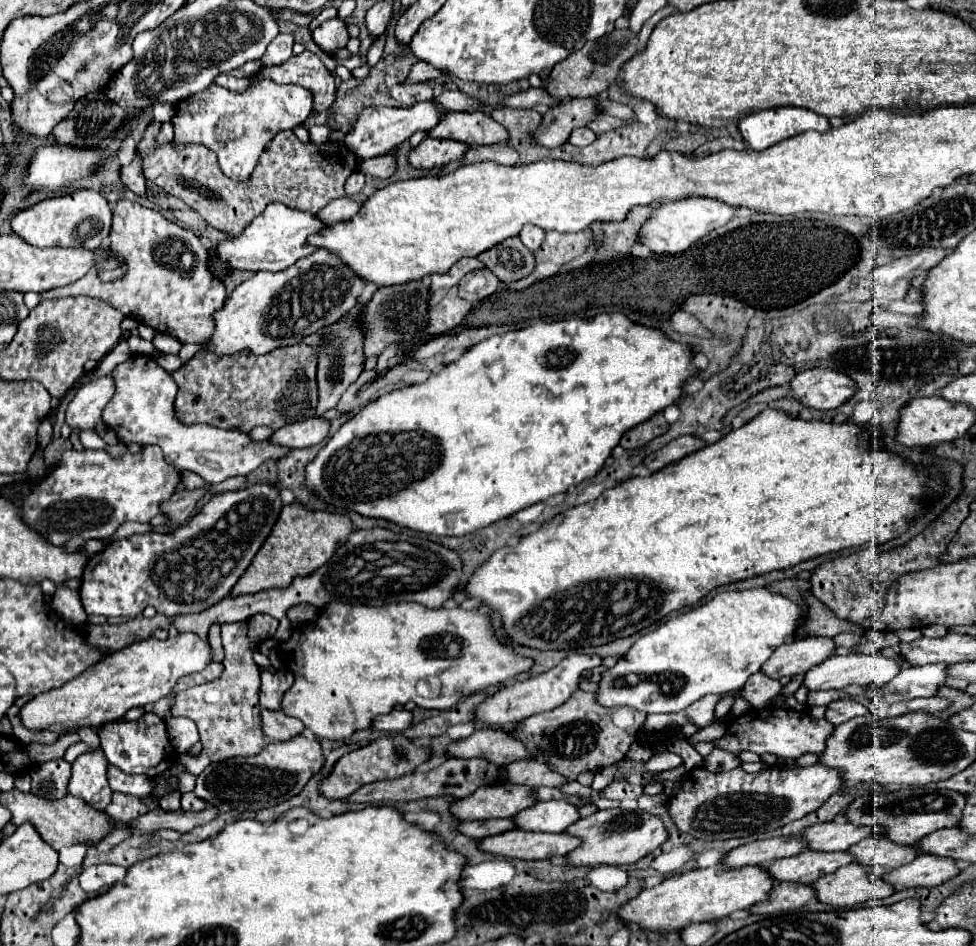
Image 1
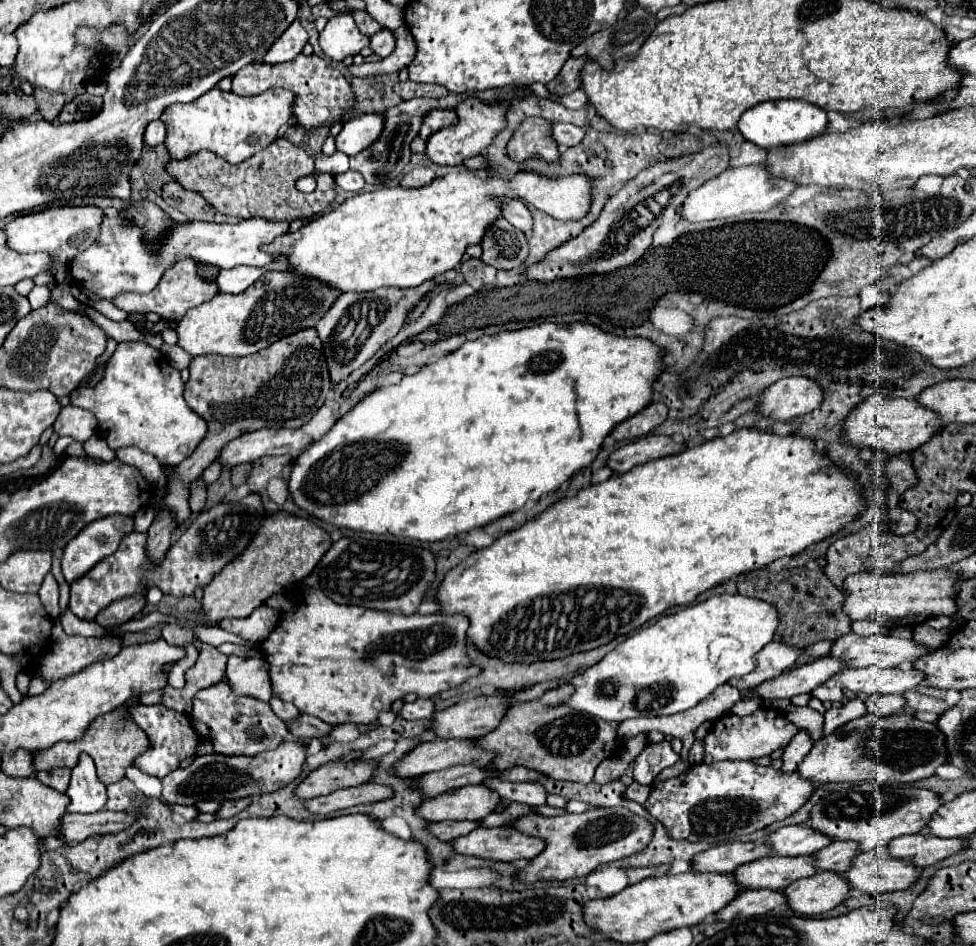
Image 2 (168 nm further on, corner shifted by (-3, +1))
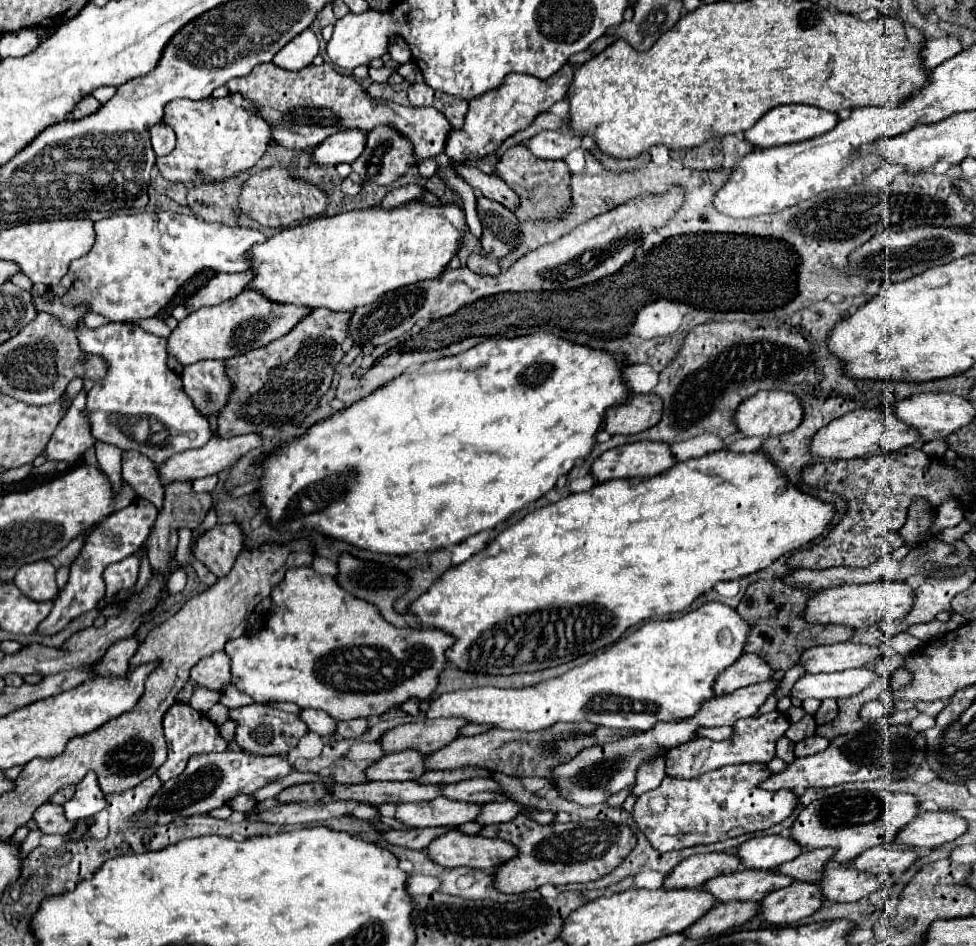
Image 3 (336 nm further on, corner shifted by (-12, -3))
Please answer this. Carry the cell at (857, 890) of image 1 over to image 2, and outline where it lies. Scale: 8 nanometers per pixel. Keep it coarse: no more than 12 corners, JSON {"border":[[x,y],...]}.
{"border":[[816,872],[784,888],[788,908],[816,916],[850,896],[836,872]]}

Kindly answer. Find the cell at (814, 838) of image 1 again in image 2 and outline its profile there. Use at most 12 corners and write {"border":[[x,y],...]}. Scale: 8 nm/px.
{"border":[[808,824],[768,834],[776,856],[808,856],[832,840]]}

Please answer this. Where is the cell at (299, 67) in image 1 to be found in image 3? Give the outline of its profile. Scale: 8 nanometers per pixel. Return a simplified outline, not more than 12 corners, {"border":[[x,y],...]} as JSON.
{"border":[[269,62],[229,80],[273,140],[315,148],[393,124],[419,162],[441,154],[439,110],[375,100],[331,64]]}

